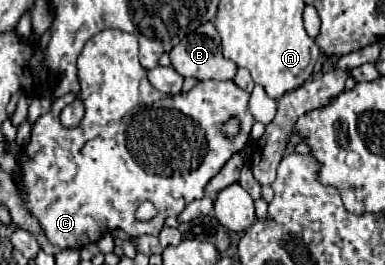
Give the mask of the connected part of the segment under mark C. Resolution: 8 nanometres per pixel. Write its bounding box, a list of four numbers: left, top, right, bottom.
[16,29,254,249]

